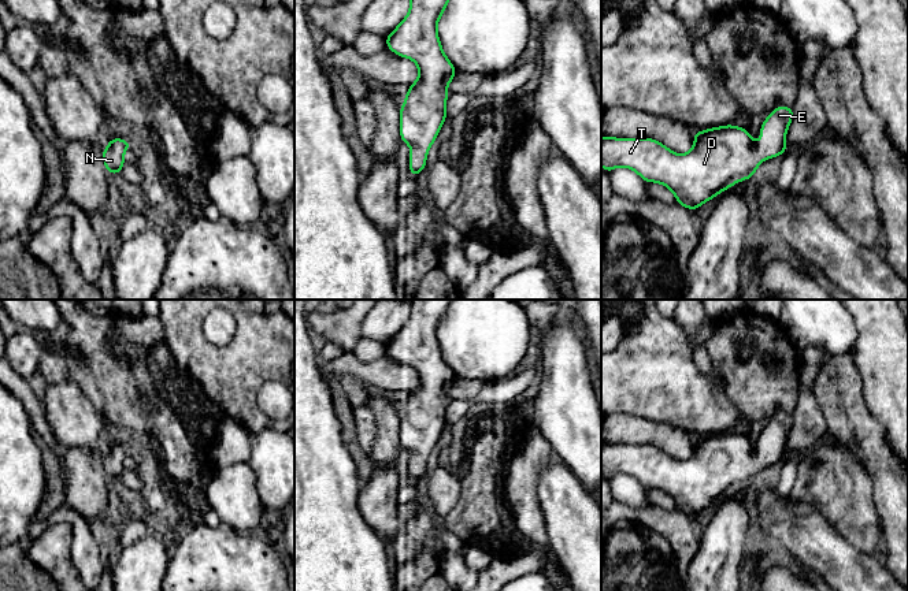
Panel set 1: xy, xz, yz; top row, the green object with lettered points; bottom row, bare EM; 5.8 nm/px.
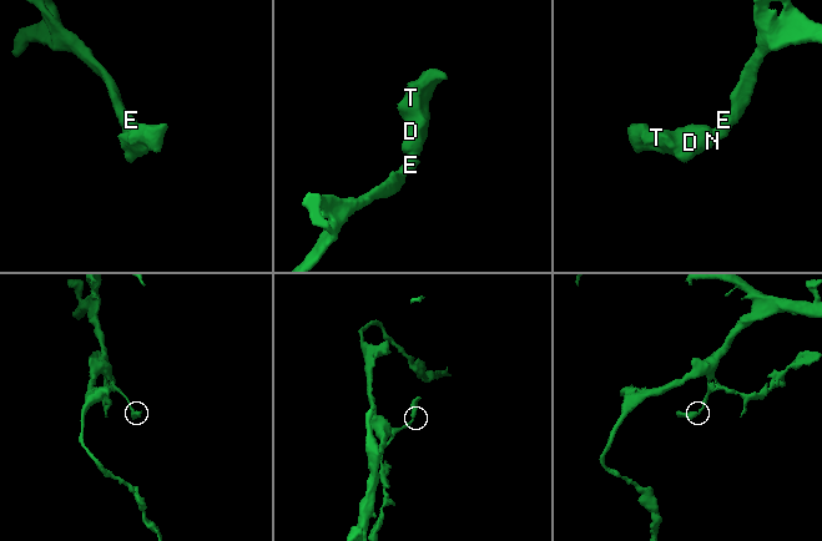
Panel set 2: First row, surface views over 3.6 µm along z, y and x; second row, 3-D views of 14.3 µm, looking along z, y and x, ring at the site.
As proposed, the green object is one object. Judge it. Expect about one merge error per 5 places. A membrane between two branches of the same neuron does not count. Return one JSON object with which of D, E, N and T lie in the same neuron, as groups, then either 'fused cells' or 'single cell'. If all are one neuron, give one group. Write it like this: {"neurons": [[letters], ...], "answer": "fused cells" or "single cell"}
{"neurons": [["D", "E", "N", "T"]], "answer": "single cell"}

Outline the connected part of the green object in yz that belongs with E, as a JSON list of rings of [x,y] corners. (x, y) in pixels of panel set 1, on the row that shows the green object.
[[[777,107],[760,127],[761,140],[755,142],[746,129],[733,124],[694,133],[693,148],[686,155],[671,152],[666,145],[651,138],[601,137],[601,166],[605,172],[616,167],[634,170],[645,182],[667,186],[677,201],[688,209],[697,209],[734,183],[753,176],[756,168],[767,157],[786,152],[786,131],[793,119],[793,108]]]

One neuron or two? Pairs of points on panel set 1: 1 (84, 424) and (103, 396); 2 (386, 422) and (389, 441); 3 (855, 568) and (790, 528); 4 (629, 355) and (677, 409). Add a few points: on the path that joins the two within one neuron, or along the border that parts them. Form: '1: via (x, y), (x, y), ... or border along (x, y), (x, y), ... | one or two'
1: border along (76, 382), (106, 420) | two
2: via (388, 426), (388, 437) | one
3: via (838, 562), (807, 535) | one
4: via (642, 368), (670, 396) | one

